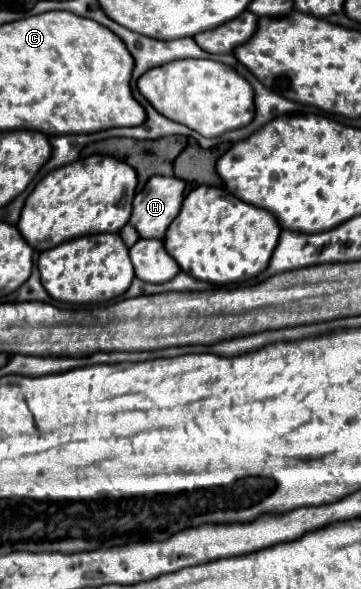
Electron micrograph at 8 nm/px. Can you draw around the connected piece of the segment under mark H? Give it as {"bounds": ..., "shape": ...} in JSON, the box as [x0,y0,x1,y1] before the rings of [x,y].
{"bounds":[129,176,185,238],"shape":[[[151,176],[145,188],[133,200],[129,224],[135,226],[141,238],[165,238],[165,230],[177,218],[183,202],[185,182],[171,176]]]}

